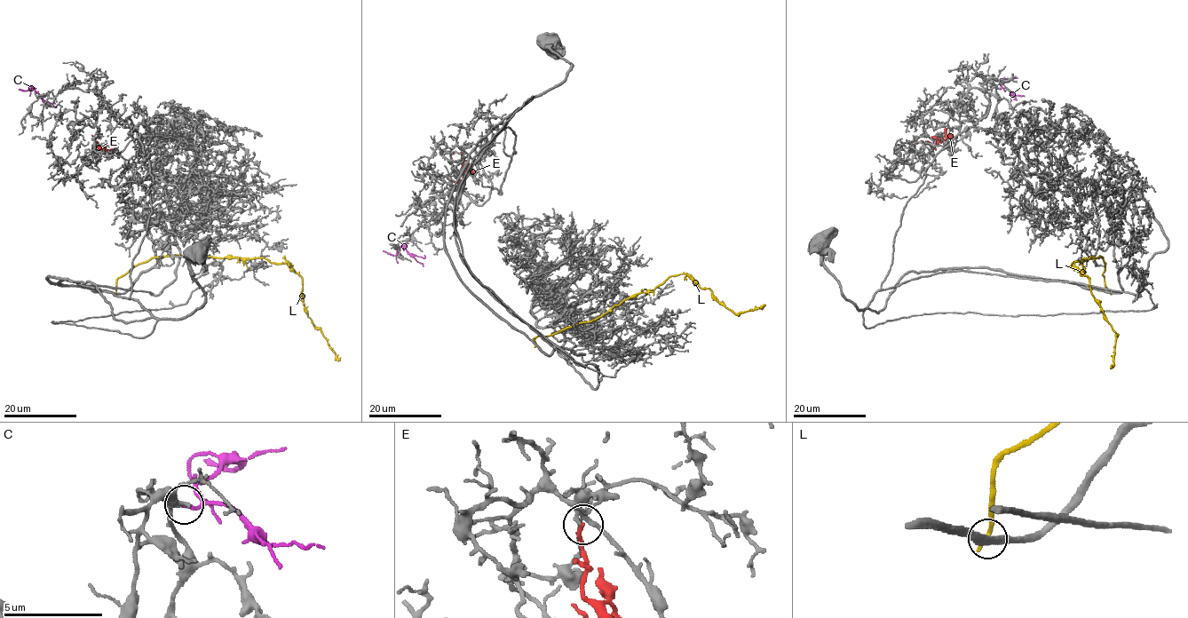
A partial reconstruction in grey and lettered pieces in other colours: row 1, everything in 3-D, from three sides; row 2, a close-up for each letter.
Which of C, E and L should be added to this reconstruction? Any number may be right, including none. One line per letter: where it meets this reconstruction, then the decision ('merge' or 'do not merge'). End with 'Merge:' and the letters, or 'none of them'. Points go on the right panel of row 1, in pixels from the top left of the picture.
C: (998, 88) | merge
E: (916, 143) | do not merge
L: (1110, 292) | do not merge
Merge: C

